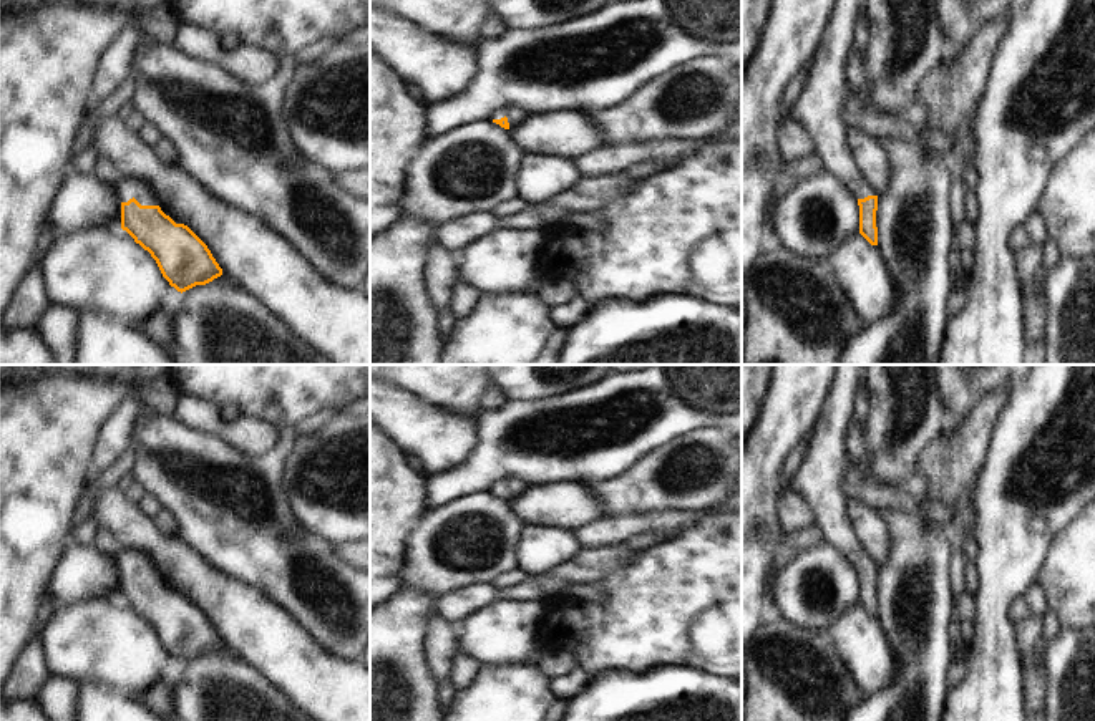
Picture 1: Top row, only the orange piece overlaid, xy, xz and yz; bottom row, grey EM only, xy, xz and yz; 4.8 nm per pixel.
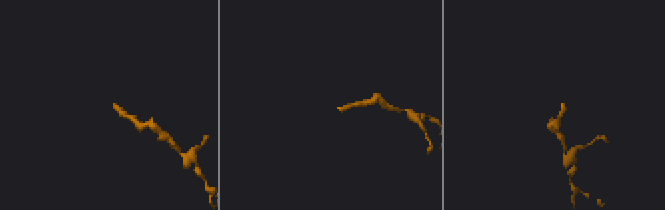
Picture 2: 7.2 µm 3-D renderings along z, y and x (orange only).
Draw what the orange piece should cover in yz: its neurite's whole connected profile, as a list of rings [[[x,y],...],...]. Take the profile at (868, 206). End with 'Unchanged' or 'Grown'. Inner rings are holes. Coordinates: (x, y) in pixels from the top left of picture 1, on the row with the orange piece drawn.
[[[836,0],[833,13],[826,23],[826,30],[820,40],[816,56],[810,63],[810,80],[790,111],[790,118],[803,126],[811,136],[816,152],[825,162],[825,171],[844,184],[858,199],[859,206],[859,234],[871,244],[878,245],[876,210],[878,196],[869,187],[859,172],[849,149],[848,128],[841,119],[841,111],[846,109],[846,61],[853,46],[854,20],[863,0]]]. Grown

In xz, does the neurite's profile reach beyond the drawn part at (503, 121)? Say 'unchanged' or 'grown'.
grown

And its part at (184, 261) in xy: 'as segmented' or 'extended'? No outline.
extended

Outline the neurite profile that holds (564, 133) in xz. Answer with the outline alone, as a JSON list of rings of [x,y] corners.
[[[581,111],[528,114],[508,131],[524,154],[556,154],[576,159],[604,144],[594,121]]]

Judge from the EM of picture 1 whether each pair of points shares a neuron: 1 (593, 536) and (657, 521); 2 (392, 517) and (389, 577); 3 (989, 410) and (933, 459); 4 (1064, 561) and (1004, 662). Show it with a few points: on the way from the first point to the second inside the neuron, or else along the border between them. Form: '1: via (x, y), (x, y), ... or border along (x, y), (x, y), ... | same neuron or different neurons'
1: via (609, 531), (641, 522) | same neuron
2: via (389, 532), (389, 562) | same neuron
3: via (979, 425), (948, 456) | same neuron
4: border along (1052, 544), (1037, 580) | different neurons

